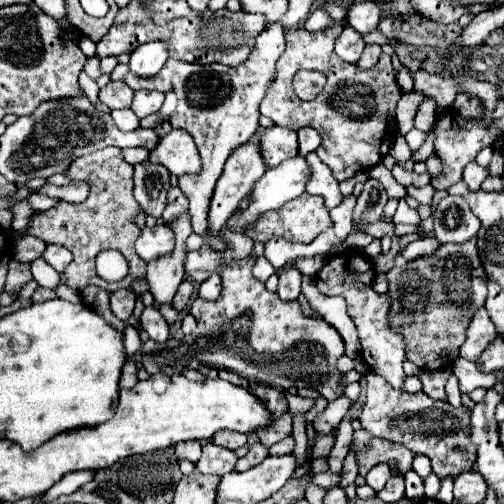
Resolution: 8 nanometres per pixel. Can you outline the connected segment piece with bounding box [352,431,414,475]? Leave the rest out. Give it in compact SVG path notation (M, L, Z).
M356 431L352 445L354 445L354 449L360 451L360 455L358 455L360 475L366 475L374 465L388 463L388 461L396 461L402 473L412 469L414 453L400 443L372 437L368 431Z

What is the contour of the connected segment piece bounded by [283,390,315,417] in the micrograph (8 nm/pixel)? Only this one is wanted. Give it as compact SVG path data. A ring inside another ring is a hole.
M283 390L283 393L288 401L289 411L293 417L300 413L307 413L315 403L314 399L292 395L286 390Z

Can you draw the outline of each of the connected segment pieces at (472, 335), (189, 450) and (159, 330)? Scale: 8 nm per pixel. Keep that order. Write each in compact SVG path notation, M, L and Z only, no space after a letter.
M484 307L478 309L478 313L474 315L474 319L468 327L468 339L460 349L460 357L468 359L468 361L478 361L482 351L496 339L496 336L497 332L488 317L488 311Z
M186 441L186 443L178 443L176 445L176 457L182 459L190 459L192 463L198 461L198 441Z
M146 307L142 311L142 327L148 333L150 339L154 341L166 341L170 335L170 325L166 323L166 319L160 315L160 311L156 307Z

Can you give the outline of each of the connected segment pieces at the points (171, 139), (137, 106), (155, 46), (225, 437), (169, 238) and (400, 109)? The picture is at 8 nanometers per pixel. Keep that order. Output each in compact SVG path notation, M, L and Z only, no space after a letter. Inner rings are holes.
M172 129L166 133L158 147L150 151L148 161L164 165L176 177L200 171L200 155L196 153L196 143L182 129Z
M136 91L130 109L142 119L152 113L158 113L162 103L164 103L164 95L160 91Z
M152 41L136 47L130 57L130 71L140 77L156 75L168 59L168 45L164 41Z
M216 433L216 437L212 439L212 443L226 447L230 451L236 451L238 447L246 445L246 441L248 441L248 437L244 437L242 433Z
M162 223L156 227L144 227L142 235L136 241L136 253L146 263L164 255L170 255L174 251L174 231Z
M420 91L402 93L402 97L400 97L398 105L396 105L396 121L398 121L400 127L404 127L404 125L410 127L410 123L414 121L416 111L418 111L418 107L420 107L420 103L424 99L426 99L426 95L420 93Z

